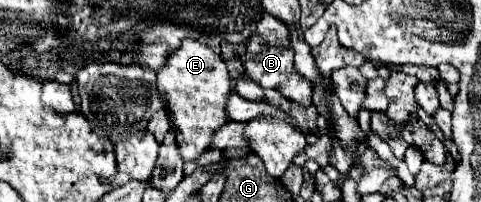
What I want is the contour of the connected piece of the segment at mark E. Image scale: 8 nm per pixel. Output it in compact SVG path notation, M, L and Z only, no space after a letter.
M188 39L176 55L168 57L168 65L158 71L158 91L168 101L182 159L194 161L202 151L212 147L214 133L230 121L226 115L226 101L230 95L226 63L208 45Z

